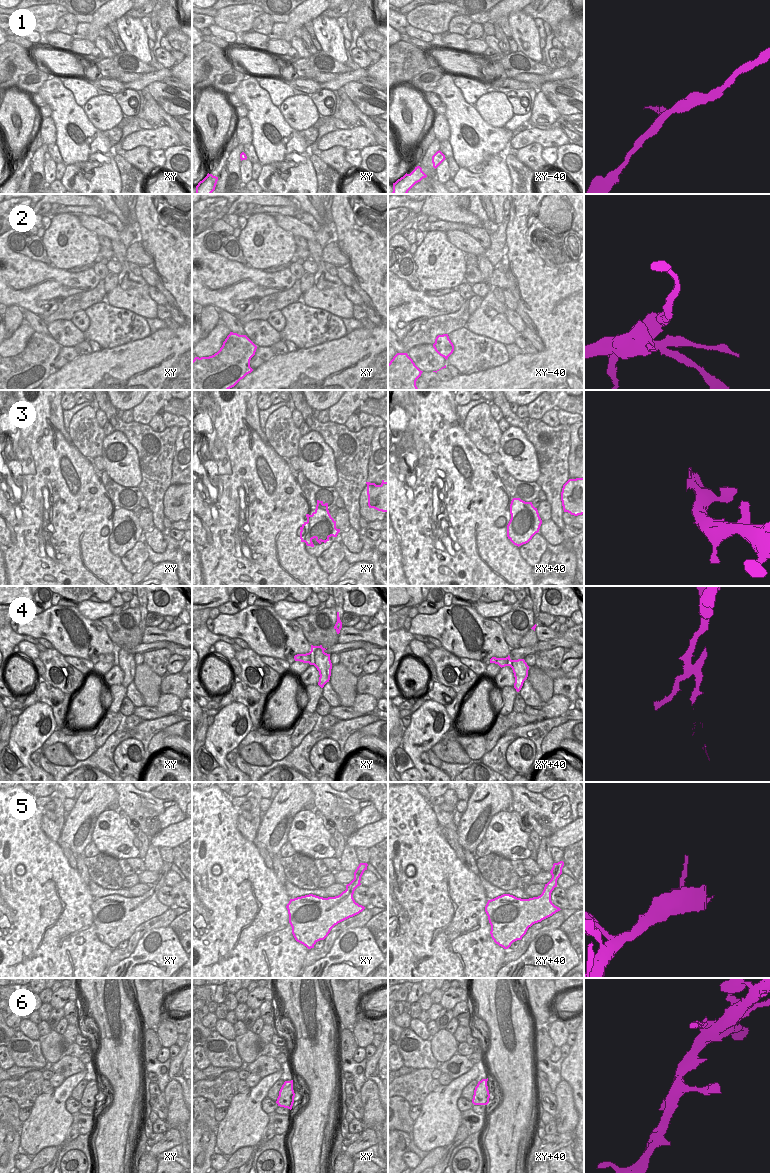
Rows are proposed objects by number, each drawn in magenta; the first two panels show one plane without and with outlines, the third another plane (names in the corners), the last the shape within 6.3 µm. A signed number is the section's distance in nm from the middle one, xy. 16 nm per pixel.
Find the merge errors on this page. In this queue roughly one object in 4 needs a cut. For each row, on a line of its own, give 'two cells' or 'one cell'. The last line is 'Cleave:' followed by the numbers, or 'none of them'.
1: one cell
2: two cells
3: two cells
4: two cells
5: one cell
6: one cell
Cleave: 2, 3, 4

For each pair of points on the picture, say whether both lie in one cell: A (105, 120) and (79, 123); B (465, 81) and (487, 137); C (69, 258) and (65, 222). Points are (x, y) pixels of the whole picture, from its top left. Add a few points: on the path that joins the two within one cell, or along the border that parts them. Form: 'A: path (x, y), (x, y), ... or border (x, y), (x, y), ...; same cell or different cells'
A: border (82, 107), (88, 120), (102, 131); different cells
B: border (457, 87), (463, 98), (473, 105); different cells
C: path (74, 249), (73, 231); same cell

